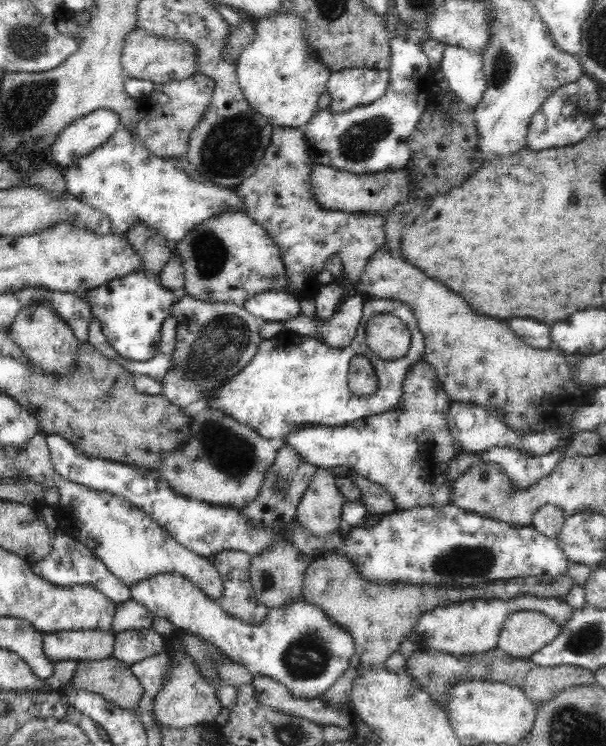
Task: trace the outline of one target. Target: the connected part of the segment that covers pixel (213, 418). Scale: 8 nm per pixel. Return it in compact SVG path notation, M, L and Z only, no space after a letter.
M206 407L200 410L196 416L191 417L189 437L185 443L161 456L156 471L178 494L198 499L210 505L241 509L257 497L263 483L264 473L272 466L278 449L283 445L284 442L278 439L262 437L250 425L246 426L236 421L218 409Z

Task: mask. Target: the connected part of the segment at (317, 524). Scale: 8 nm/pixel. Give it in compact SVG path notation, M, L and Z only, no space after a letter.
M316 469L296 508L296 523L318 538L342 528L340 516L345 498L335 477L329 469Z

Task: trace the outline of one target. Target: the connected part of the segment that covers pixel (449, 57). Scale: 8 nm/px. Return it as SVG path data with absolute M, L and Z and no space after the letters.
M445 45L440 67L456 98L471 108L478 106L487 87L483 56L459 46Z

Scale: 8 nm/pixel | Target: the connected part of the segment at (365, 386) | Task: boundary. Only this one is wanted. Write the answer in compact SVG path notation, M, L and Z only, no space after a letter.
M358 354L348 366L349 390L360 397L371 395L379 390L377 363L369 356Z

